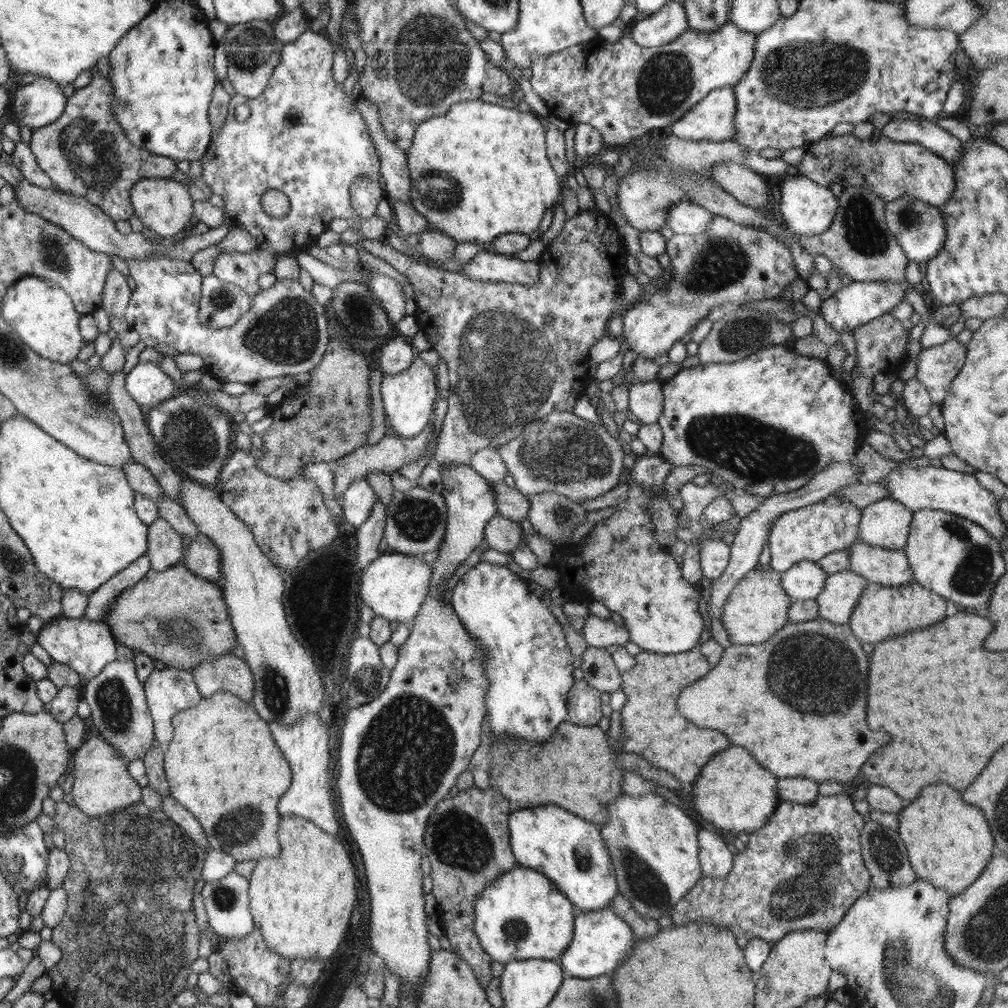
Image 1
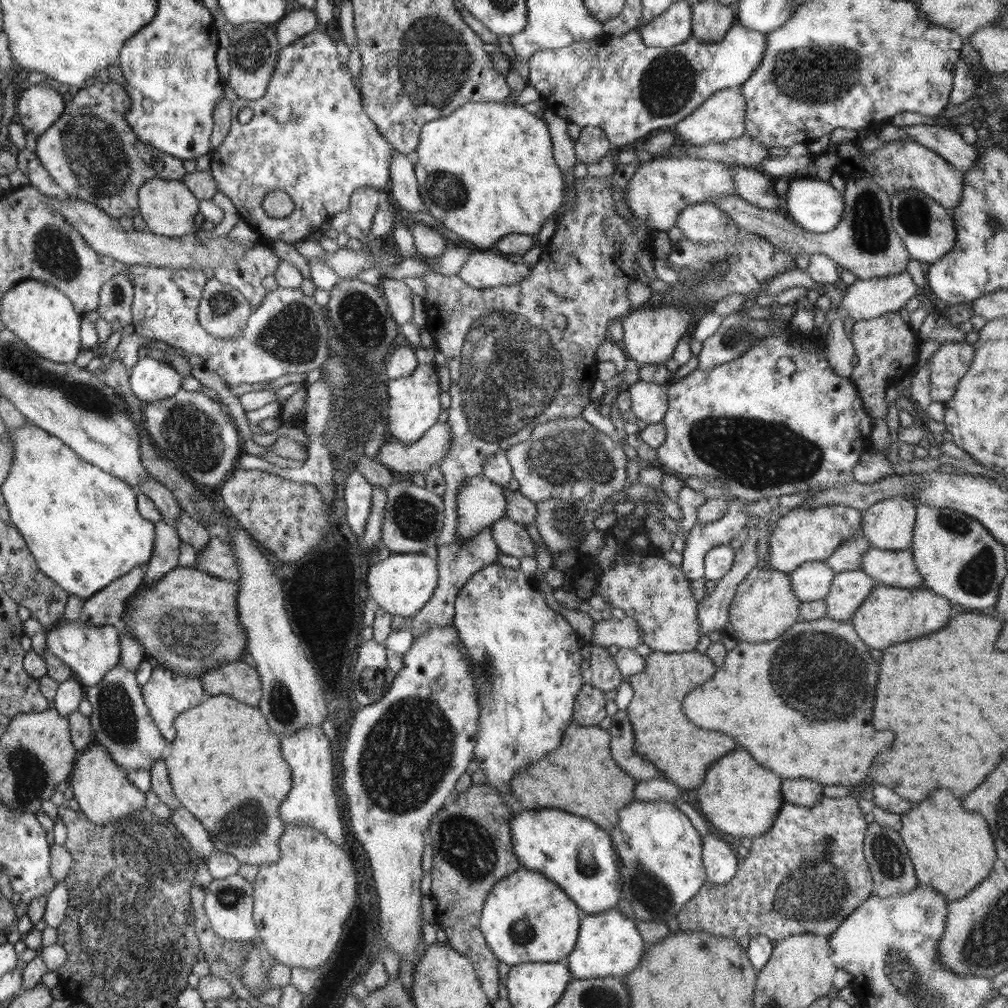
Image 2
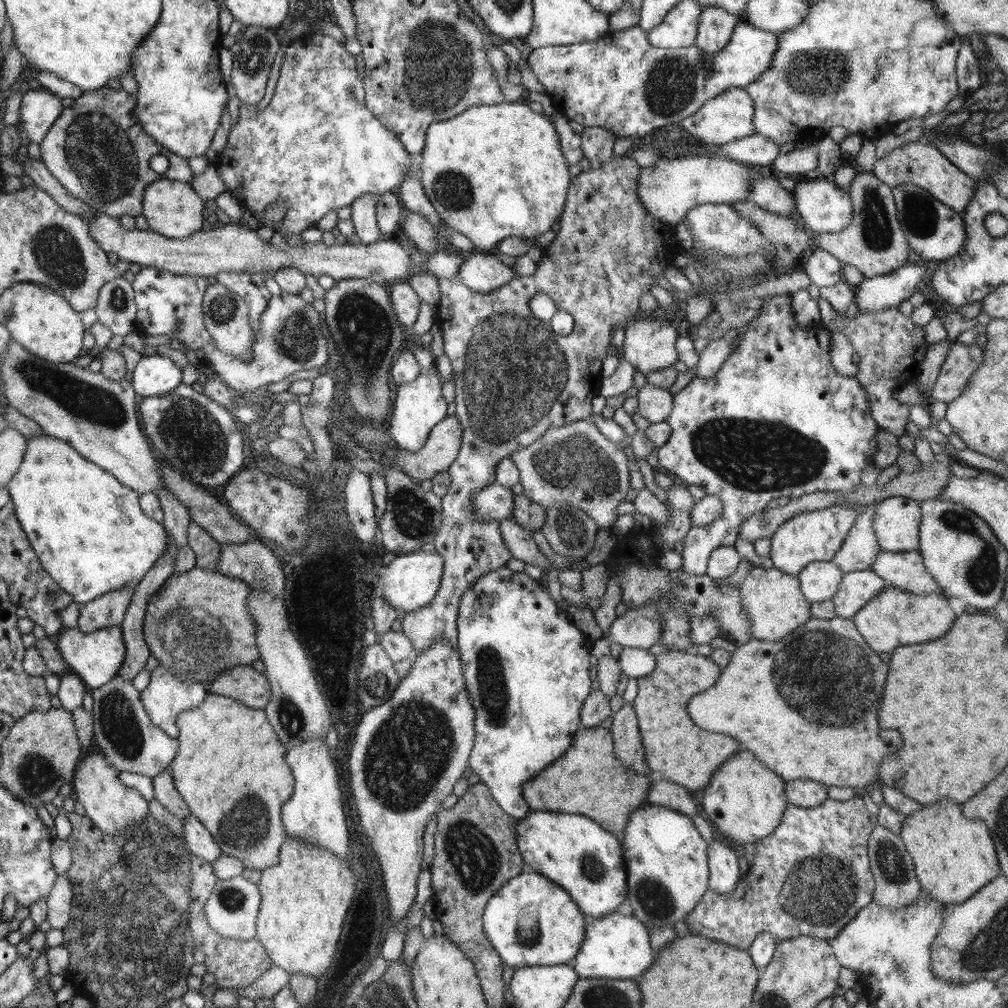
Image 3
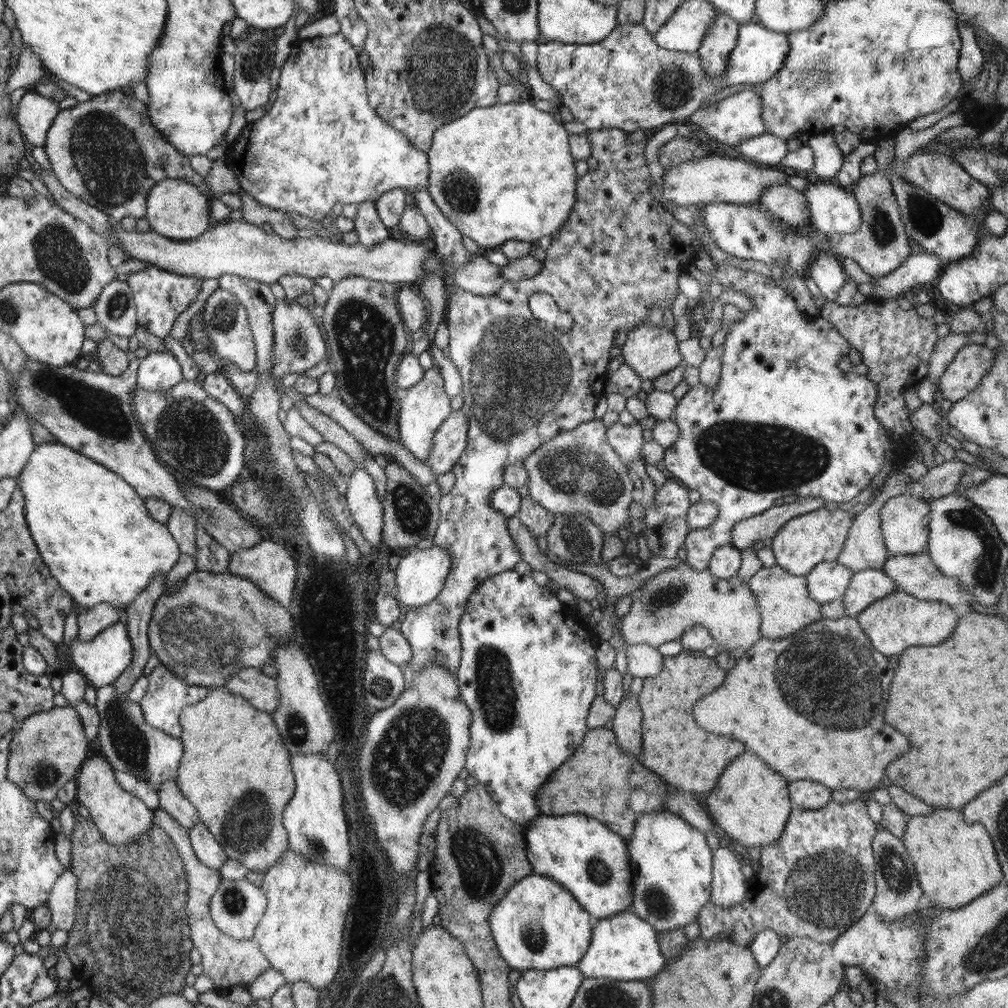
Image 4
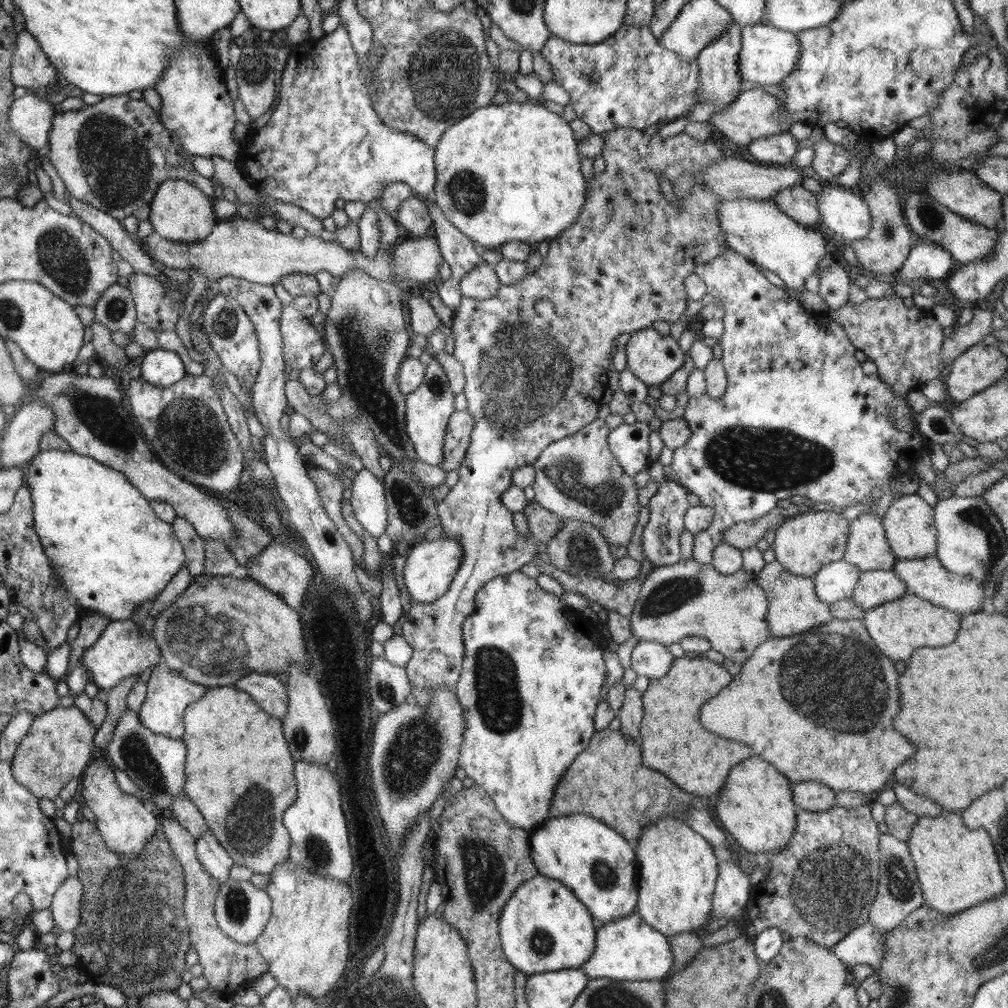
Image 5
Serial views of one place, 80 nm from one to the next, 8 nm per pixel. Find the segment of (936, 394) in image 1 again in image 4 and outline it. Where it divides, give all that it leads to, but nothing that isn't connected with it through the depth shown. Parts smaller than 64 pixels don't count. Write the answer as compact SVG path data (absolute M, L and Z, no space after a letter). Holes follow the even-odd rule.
M968 343L954 355L952 362L936 384L938 399L955 403L962 400L987 375L995 359L995 351L984 344Z

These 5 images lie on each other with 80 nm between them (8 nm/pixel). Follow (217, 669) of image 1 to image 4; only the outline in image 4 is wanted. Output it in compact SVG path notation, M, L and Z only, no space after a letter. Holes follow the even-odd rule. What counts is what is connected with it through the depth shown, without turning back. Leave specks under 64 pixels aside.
M244 668L228 680L223 688L228 688L232 695L240 695L262 712L272 714L280 706L280 693L275 678L268 678L260 669Z

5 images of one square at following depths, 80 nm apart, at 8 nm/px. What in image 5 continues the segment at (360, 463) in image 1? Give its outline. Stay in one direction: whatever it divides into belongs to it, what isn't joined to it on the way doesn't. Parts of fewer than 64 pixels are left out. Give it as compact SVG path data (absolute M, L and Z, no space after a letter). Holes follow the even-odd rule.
M456 409L450 415L447 433L444 437L444 458L439 466L446 473L452 470L457 471L460 468L460 464L463 464L474 425L475 420L467 410L458 411Z

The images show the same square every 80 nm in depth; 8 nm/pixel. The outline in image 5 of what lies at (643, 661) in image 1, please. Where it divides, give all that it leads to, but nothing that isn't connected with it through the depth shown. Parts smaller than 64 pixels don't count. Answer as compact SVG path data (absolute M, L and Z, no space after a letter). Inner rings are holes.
M694 655L674 659L664 678L650 679L648 690L642 693L642 758L648 768L664 772L676 786L700 796L716 794L724 784L728 770L750 756L750 748L736 740L726 740L710 734L700 724L700 706L712 700L722 688L732 684L733 677L725 667L712 660Z

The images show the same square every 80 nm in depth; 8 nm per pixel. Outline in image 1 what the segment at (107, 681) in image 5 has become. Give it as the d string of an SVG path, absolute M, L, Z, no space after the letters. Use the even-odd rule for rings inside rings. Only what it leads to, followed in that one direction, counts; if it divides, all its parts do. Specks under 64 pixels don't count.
M58 616L49 620L36 634L35 642L48 652L52 660L74 669L85 682L99 676L100 672L106 668L106 664L117 660L116 641L110 627L104 622L94 622L86 617L73 619Z

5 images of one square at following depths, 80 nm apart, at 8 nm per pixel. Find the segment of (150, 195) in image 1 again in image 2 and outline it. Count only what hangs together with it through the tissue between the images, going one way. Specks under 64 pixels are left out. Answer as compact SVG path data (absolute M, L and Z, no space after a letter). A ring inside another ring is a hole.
M150 179L140 186L137 194L139 214L146 222L147 230L156 235L178 238L192 233L199 215L199 201L182 181Z

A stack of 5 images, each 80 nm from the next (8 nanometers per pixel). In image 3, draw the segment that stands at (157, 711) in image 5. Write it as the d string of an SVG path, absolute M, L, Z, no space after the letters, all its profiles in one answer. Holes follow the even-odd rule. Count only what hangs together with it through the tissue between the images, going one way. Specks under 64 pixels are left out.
M159 665L152 670L148 687L140 693L140 702L142 702L144 710L151 718L152 724L174 740L179 736L179 729L176 724L177 716L186 710L202 705L209 693L210 688L208 685L180 681L168 669Z

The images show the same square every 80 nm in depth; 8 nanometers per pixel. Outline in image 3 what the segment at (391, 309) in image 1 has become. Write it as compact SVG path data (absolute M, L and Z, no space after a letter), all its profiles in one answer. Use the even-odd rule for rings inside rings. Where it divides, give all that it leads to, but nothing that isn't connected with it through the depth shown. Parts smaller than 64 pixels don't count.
M400 280L388 284L388 289L398 321L406 330L411 331L417 321L418 312L420 312L421 298L407 282Z

